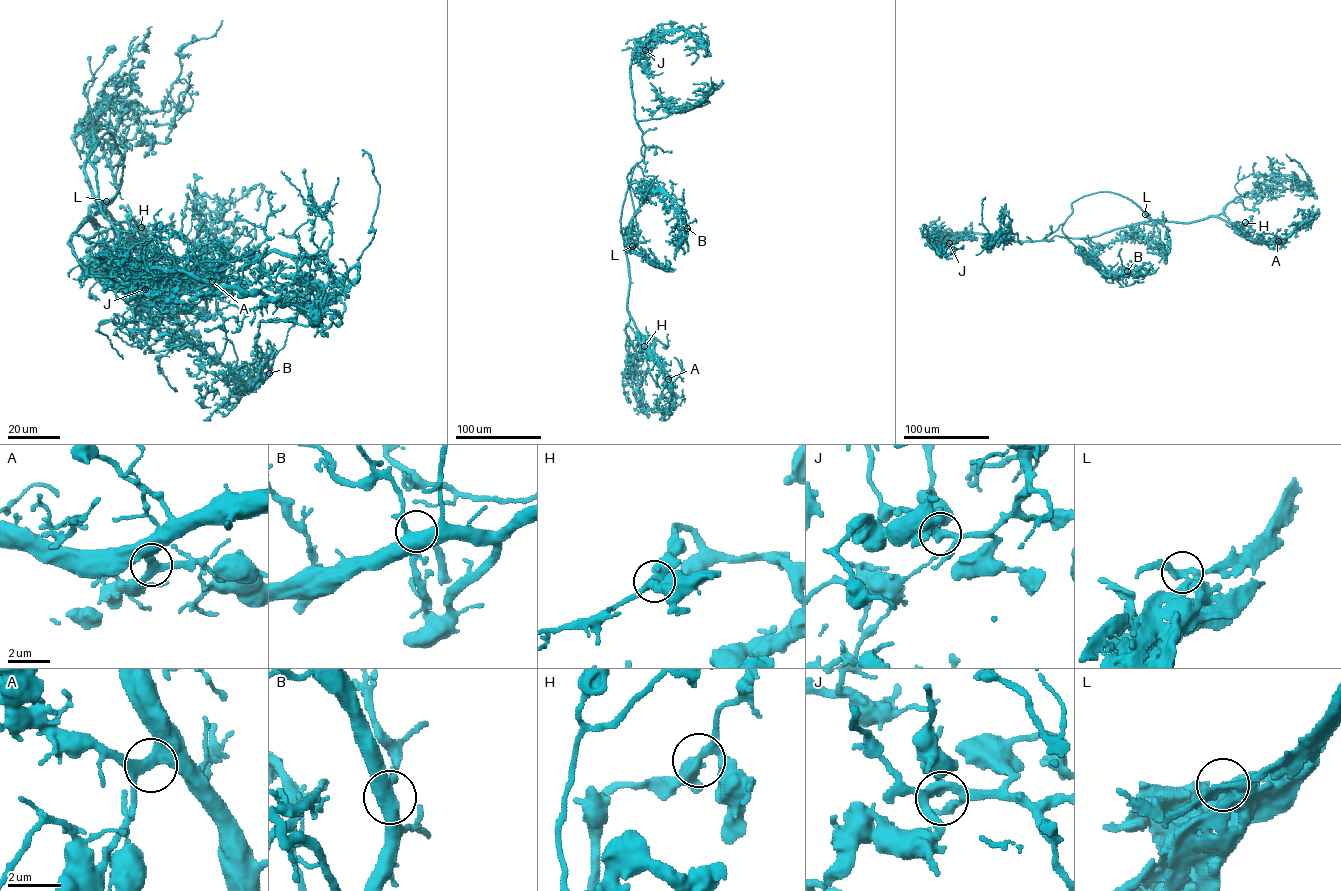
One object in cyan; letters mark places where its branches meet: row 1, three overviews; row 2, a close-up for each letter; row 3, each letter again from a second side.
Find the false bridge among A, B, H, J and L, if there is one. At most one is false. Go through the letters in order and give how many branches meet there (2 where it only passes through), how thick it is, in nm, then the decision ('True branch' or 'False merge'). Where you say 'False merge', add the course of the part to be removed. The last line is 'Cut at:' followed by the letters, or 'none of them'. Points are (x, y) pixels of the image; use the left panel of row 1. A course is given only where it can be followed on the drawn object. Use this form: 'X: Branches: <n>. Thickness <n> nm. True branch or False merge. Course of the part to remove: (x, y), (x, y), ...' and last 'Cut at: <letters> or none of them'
A: Branches: 3. Thickness 340 nm. True branch
B: Branches: 3. Thickness 440 nm. True branch
H: Branches: 3. Thickness 340 nm. True branch
J: Branches: 3. Thickness 300 nm. True branch
L: Branches: 3. Thickness 280 nm. True branch
Cut at: none of them

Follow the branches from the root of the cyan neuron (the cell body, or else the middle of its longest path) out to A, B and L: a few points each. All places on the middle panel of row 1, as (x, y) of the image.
A: (703, 39), (660, 29), (630, 69), (645, 152), (620, 218), (627, 310), (652, 340), (668, 379)
B: (703, 39), (660, 29), (630, 69), (645, 147), (636, 164), (674, 199), (687, 228)
L: (703, 39), (660, 29), (632, 61), (635, 119), (645, 147), (627, 175), (638, 230), (632, 246)

